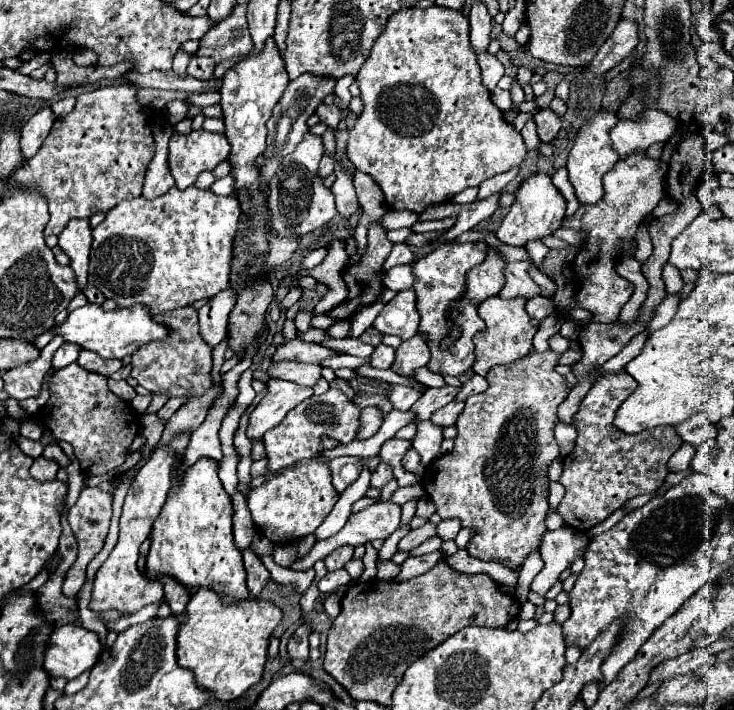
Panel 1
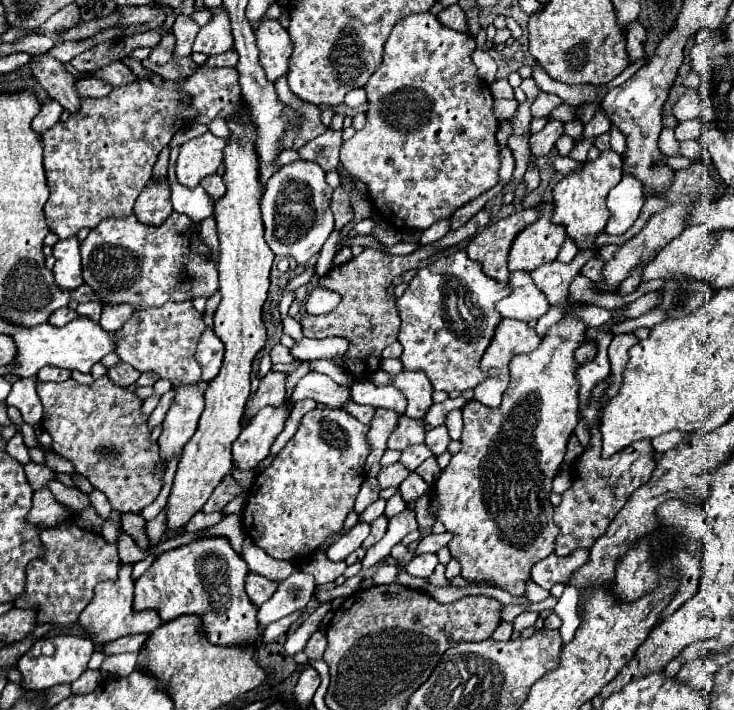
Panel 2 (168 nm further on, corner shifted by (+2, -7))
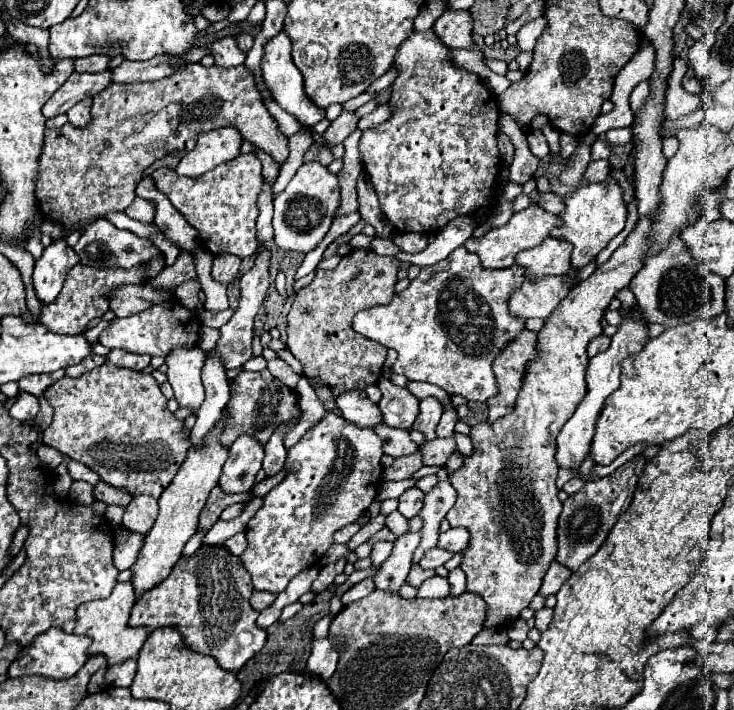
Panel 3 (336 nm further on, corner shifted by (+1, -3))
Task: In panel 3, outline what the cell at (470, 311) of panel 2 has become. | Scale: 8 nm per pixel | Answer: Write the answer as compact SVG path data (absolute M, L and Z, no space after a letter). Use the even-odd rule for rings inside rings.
M461 246L432 267L422 267L420 275L410 281L410 287L404 293L396 293L388 305L360 311L354 317L354 329L382 343L384 347L396 349L398 359L392 369L406 379L428 381L442 387L450 395L456 393L468 401L484 403L496 393L496 377L490 367L494 355L498 355L498 351L524 329L524 319L510 315L506 307L506 297L510 297L510 291L516 291L522 285L522 279L522 267L512 265L500 271L484 269L474 253Z

